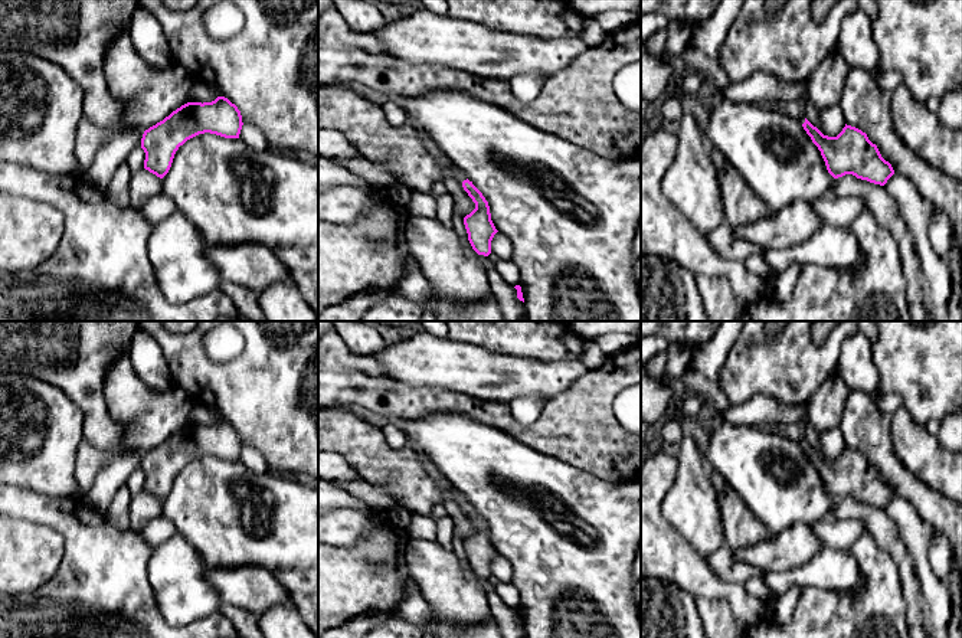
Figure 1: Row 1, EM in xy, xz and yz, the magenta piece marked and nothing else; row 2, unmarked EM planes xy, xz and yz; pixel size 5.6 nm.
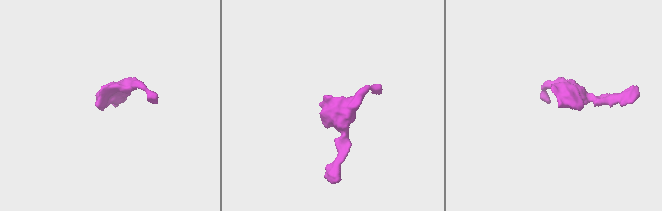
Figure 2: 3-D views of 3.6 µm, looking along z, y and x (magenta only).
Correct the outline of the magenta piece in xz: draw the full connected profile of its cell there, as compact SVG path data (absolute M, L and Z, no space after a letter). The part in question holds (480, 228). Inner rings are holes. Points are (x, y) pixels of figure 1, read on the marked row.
M452 166L451 173L462 183L464 190L475 203L475 209L464 217L468 241L478 255L488 256L491 253L491 241L498 232L491 220L488 202L462 170Z

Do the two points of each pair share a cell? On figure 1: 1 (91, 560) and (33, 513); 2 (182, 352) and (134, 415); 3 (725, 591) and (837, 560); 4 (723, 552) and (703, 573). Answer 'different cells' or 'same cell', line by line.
1: same cell
2: different cells
3: different cells
4: different cells

